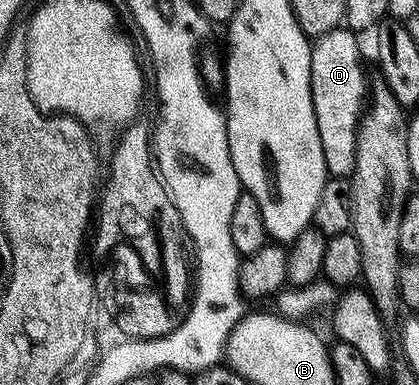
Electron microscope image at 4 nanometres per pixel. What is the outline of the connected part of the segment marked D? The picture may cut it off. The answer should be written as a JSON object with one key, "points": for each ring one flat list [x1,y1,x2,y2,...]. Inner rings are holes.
{"points":[[337,28,312,42,310,88,314,120,318,124,318,140,322,140,324,169,334,178,348,178,352,173,360,118,364,115,370,93,370,78,364,75,360,42,356,38,359,37,353,31]]}

